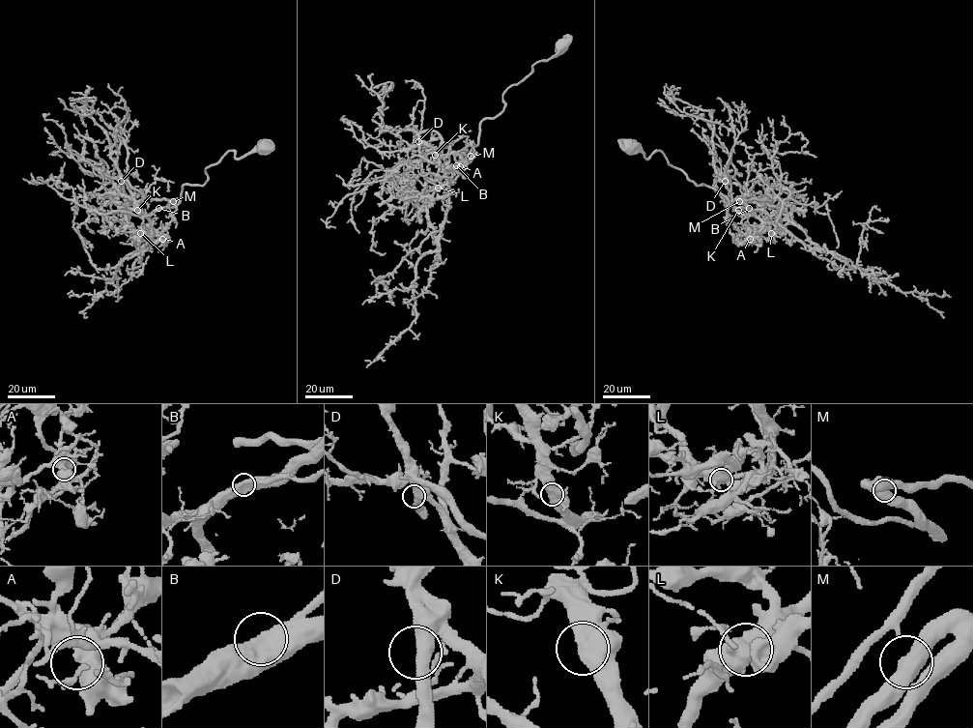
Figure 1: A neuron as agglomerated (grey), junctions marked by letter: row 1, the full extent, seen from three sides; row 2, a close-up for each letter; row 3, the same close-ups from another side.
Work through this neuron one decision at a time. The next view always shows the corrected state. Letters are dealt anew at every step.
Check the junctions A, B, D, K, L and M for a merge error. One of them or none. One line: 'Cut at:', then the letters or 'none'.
Cut at: none

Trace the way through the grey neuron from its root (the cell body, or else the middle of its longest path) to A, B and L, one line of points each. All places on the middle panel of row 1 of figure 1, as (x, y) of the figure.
A: (562, 46), (506, 90), (504, 108), (481, 121), (478, 143), (447, 172), (449, 180), (460, 166)
B: (562, 46), (558, 53), (535, 63), (531, 72), (506, 90), (504, 108), (481, 121), (478, 143), (455, 165)
L: (562, 46), (506, 90), (504, 108), (481, 121), (478, 143), (438, 188)

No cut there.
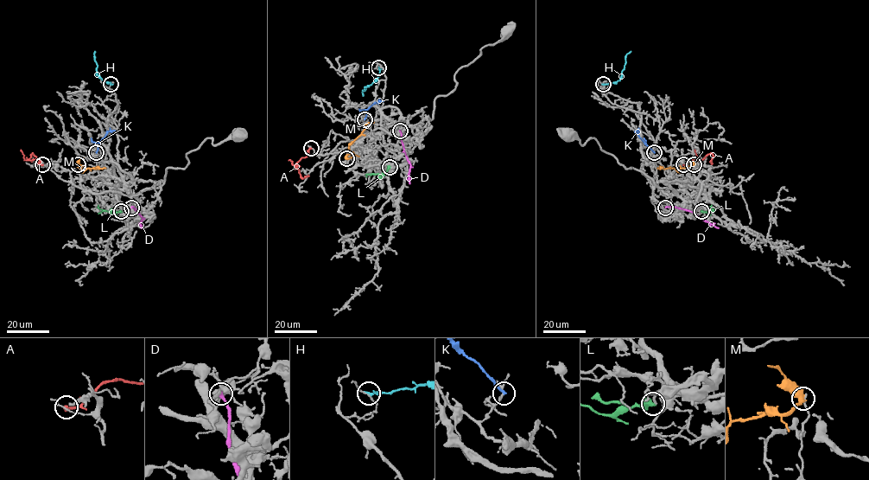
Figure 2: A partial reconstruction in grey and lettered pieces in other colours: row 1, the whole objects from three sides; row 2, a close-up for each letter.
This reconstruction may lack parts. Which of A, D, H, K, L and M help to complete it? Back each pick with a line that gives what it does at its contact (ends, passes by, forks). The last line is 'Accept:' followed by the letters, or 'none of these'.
L: it ends
Accept: L

